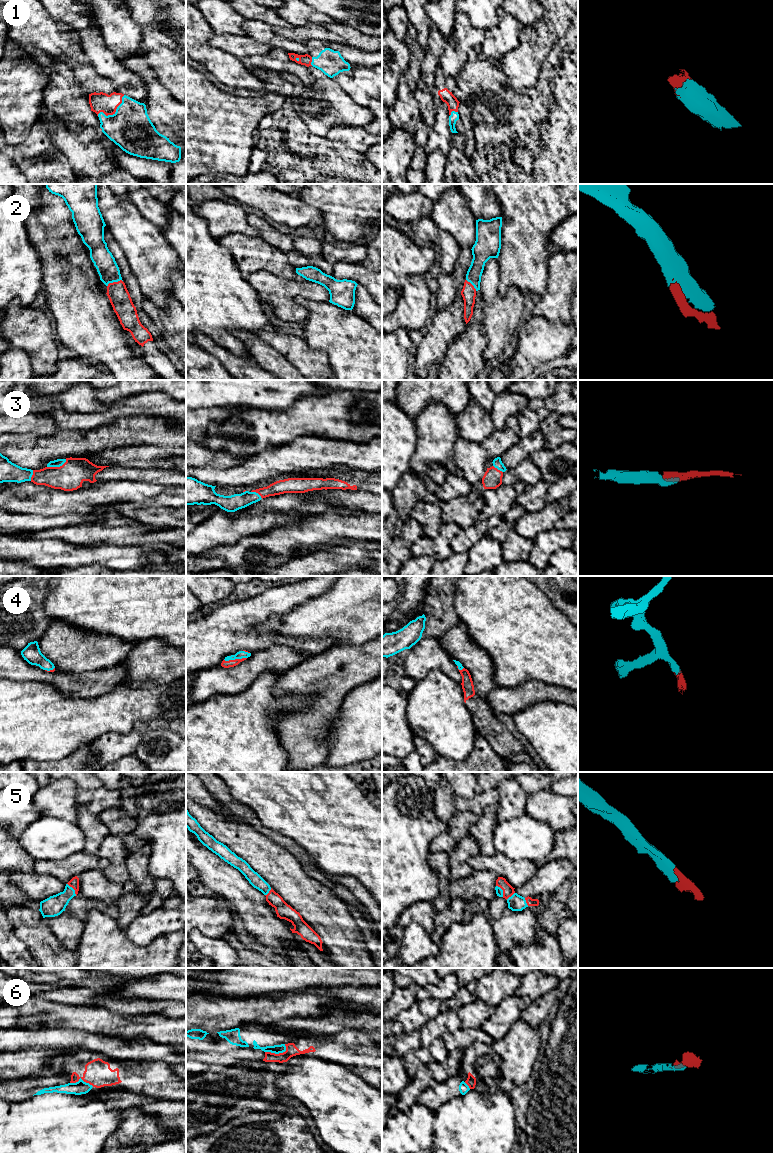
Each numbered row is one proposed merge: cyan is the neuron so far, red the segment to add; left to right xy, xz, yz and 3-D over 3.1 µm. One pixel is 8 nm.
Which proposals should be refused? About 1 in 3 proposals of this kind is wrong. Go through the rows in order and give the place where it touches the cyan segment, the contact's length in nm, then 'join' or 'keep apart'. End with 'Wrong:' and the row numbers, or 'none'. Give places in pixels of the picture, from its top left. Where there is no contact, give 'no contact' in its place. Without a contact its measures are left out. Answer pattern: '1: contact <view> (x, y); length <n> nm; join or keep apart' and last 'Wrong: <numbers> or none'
1: contact xy (115, 112); length 280 nm; join
2: contact xy (114, 281); length 140 nm; join
3: contact xy (57, 466); length 170 nm; join
4: contact xz (235, 658); length 190 nm; join
5: contact xy (73, 889); length 130 nm; join
6: contact xz (277, 1053); length 180 nm; keep apart
Wrong: 6

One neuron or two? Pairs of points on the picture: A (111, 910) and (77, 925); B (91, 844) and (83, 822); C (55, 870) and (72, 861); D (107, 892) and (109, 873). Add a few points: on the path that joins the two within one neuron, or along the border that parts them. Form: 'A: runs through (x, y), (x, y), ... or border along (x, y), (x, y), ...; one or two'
A: border along (65, 910), (83, 920); two
B: runs through (91, 839), (91, 830), (88, 827); one
C: runs through (59, 869), (64, 869), (68, 865); one
D: border along (101, 870), (114, 882), (124, 883), (129, 880); two

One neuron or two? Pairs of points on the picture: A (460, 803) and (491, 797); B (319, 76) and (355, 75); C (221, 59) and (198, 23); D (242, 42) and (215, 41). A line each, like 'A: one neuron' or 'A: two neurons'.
A: one neuron
B: two neurons
C: one neuron
D: one neuron

